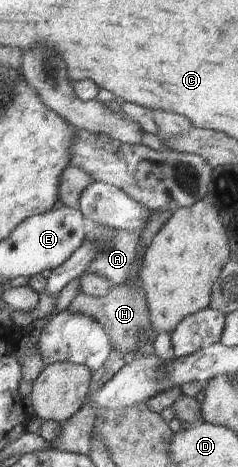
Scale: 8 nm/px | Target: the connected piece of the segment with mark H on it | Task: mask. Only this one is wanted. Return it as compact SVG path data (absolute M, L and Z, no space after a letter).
M138 274L133 281L125 285L114 286L107 296L96 298L86 296L83 292L80 292L67 310L69 313L86 315L94 319L107 332L115 351L132 352L137 355L137 341L140 330L141 333L145 333L152 339L156 337L148 318L149 312L144 294L140 288Z

